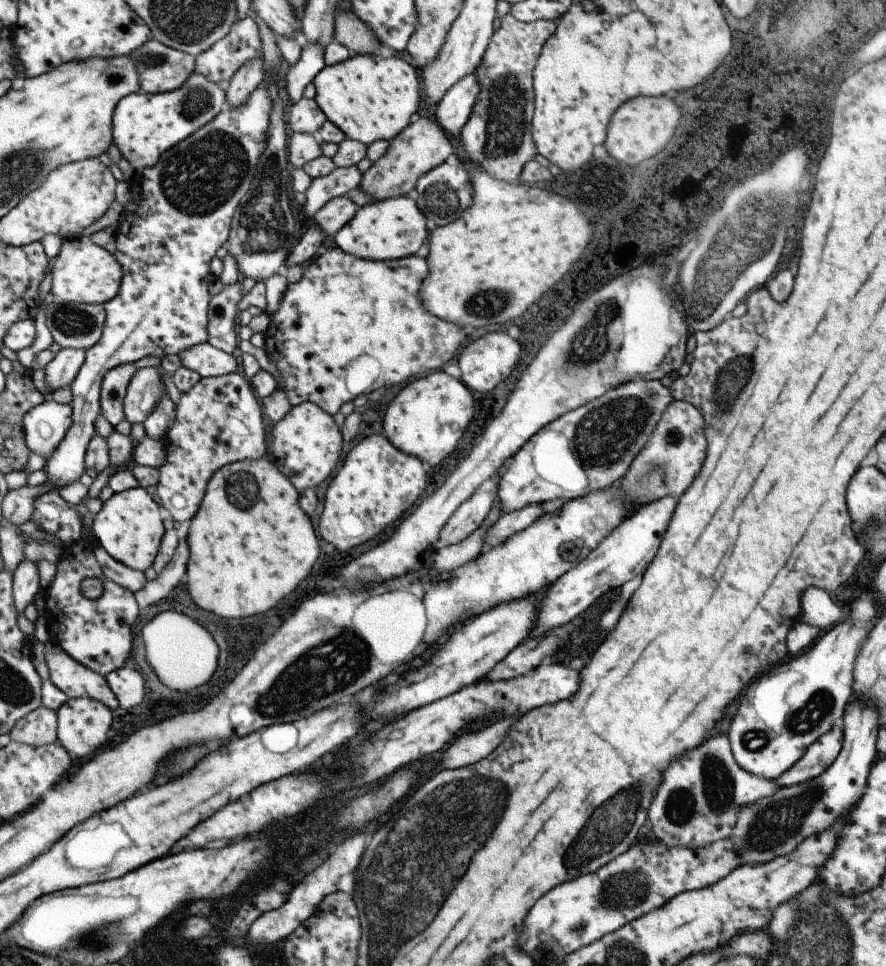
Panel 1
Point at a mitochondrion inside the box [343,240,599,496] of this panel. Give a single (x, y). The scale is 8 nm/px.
(489, 303)

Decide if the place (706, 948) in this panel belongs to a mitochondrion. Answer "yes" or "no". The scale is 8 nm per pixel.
no

